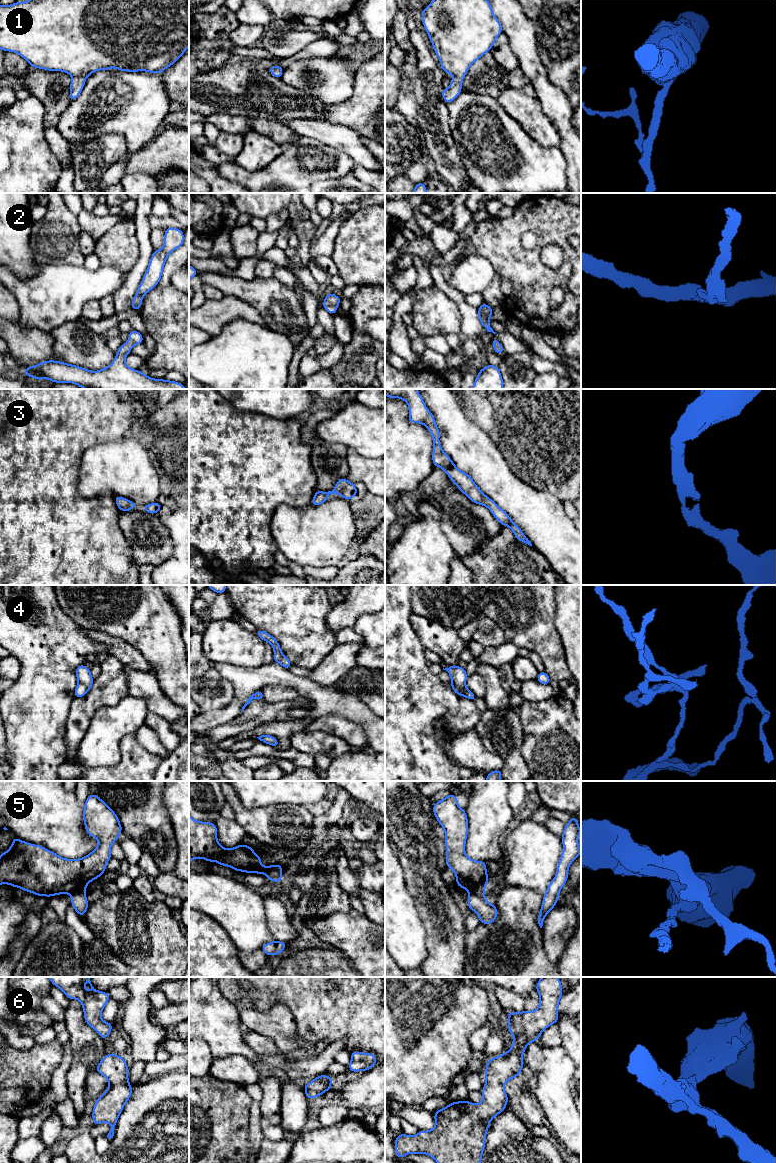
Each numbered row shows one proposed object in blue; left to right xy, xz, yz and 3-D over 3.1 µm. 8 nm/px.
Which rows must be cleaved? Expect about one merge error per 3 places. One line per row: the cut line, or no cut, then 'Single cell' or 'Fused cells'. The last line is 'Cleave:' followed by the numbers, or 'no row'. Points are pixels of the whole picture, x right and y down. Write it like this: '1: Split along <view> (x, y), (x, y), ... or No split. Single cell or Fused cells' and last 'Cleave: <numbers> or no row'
1: No split. Single cell
2: No split. Single cell
3: No split. Single cell
4: Split along yz (451, 682), (458, 685), (464, 695). Fused cells
5: Split along xy (84, 888), (71, 894). Fused cells
6: No split. Single cell
Cleave: 4, 5

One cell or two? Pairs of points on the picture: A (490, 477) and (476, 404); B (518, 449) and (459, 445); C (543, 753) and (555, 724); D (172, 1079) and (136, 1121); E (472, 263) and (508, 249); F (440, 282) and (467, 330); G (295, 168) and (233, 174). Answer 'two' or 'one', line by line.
A: two
B: two
C: one
D: one
E: two
F: one
G: one

